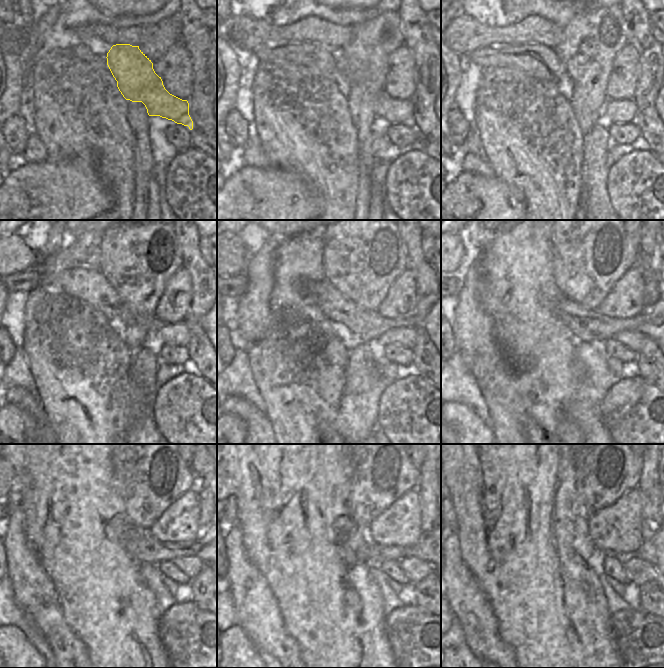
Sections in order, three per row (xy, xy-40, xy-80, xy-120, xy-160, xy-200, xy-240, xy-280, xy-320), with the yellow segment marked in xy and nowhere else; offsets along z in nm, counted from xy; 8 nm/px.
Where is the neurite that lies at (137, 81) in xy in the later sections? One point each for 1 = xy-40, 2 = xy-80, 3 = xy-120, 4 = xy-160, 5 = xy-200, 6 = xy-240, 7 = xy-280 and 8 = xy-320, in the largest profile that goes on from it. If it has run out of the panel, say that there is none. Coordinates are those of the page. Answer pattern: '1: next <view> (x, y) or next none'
1: next xy-40 (396, 111)
2: next xy-80 (619, 111)
3: next xy-120 (177, 334)
4: next xy-160 (406, 336)
5: next xy-200 (633, 340)
6: next xy-240 (190, 565)
7: next xy-280 (415, 569)
8: next xy-320 (640, 572)

